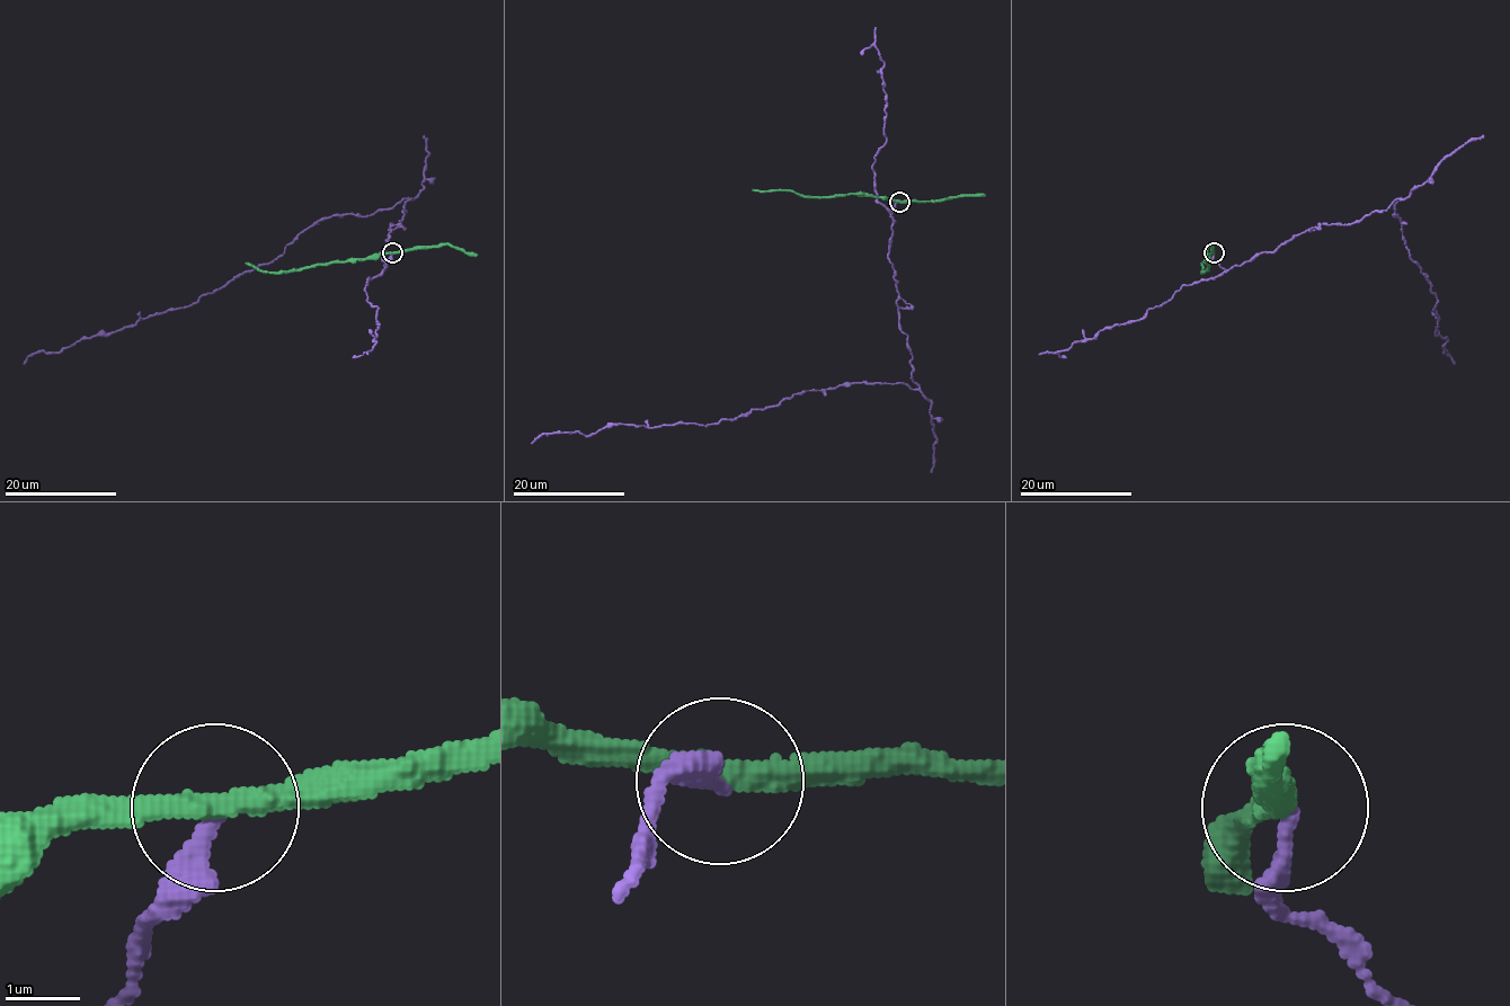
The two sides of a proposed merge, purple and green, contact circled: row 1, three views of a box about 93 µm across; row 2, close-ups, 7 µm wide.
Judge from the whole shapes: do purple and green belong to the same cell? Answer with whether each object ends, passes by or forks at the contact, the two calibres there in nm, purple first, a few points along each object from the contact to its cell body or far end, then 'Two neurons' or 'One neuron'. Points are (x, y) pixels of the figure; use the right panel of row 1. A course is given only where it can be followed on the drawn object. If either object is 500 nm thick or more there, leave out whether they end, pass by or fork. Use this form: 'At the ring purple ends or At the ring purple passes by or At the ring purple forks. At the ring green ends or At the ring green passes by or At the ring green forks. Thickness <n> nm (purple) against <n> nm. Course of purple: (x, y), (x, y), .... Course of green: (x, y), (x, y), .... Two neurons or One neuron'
At the ring purple ends. At the ring green passes by. Thickness 280 nm (purple) against 320 nm. Course of purple: (1214, 254), (1226, 269), (1401, 198), (1393, 214), (1431, 284), (1435, 331), (1455, 364). Course of green: (1214, 254), (1206, 260), (1208, 264), (1204, 272), (1200, 263). Two neurons

